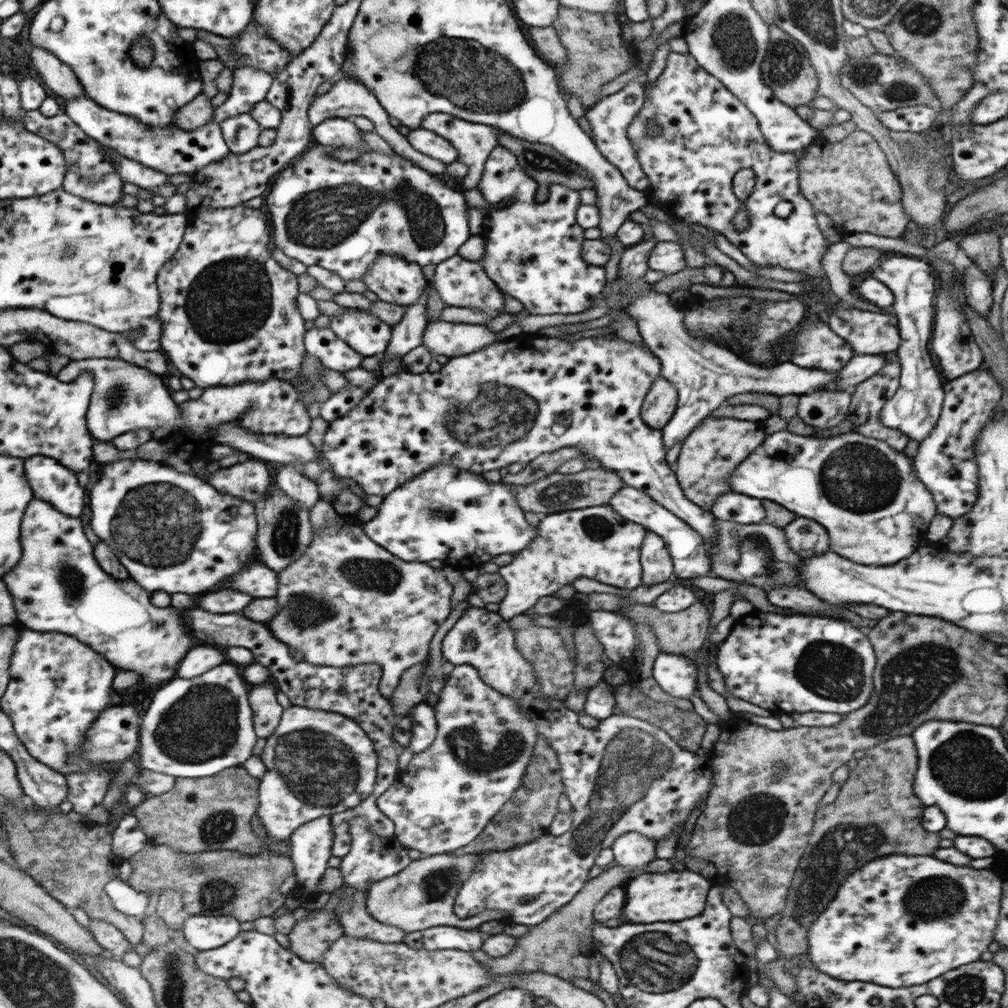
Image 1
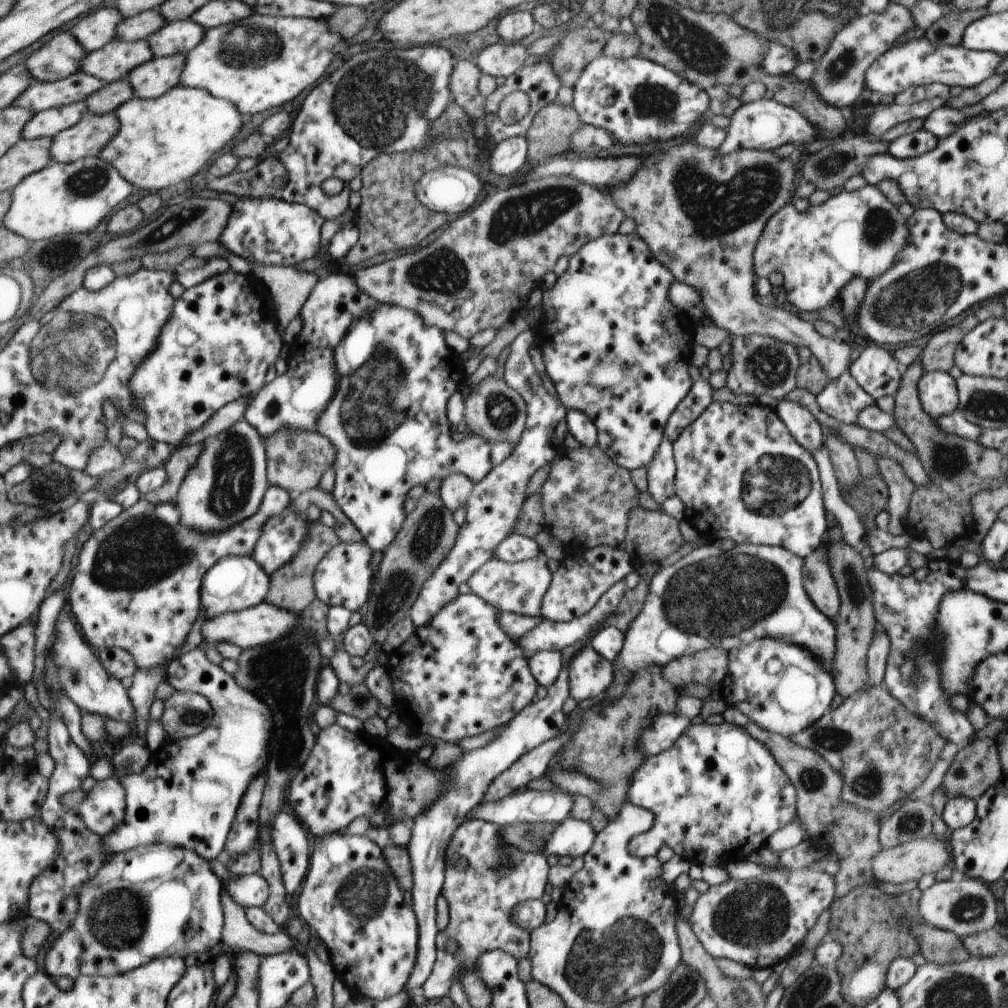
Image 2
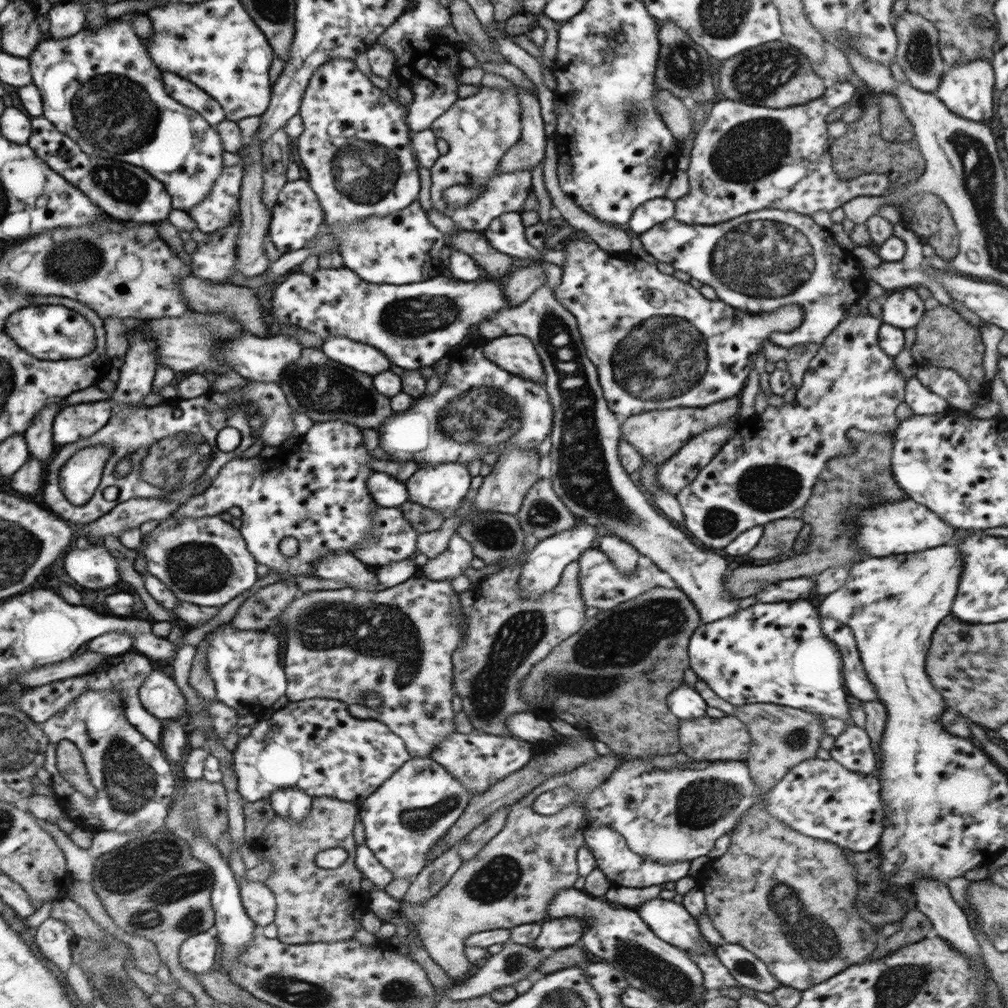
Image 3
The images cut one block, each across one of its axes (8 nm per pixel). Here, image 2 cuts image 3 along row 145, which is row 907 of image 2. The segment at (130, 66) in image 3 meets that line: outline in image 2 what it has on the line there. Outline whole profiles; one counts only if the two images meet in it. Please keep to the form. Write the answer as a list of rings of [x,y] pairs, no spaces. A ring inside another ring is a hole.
[[[151,844],[148,847],[138,847],[122,854],[114,854],[112,860],[106,865],[100,867],[100,872],[88,880],[88,884],[84,884],[83,894],[79,898],[79,916],[75,920],[72,928],[68,928],[66,932],[54,935],[50,940],[52,946],[48,948],[44,965],[46,972],[54,979],[70,978],[75,981],[80,975],[82,976],[114,976],[125,972],[134,971],[139,966],[148,964],[151,960],[164,957],[183,957],[199,954],[204,950],[210,950],[212,946],[216,946],[220,942],[220,932],[222,932],[222,884],[216,878],[214,870],[210,870],[206,859],[199,853],[187,848],[173,847],[169,844]]]

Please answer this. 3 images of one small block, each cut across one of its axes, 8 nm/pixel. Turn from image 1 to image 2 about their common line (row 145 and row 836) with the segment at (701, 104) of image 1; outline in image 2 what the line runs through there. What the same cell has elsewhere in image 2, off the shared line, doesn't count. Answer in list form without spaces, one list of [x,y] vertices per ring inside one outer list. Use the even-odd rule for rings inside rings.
[[[705,720],[701,724],[690,723],[672,748],[649,756],[636,768],[627,800],[654,815],[652,828],[633,836],[628,852],[636,858],[648,858],[657,856],[660,848],[668,847],[691,865],[726,867],[744,861],[766,846],[774,832],[799,819],[796,788],[772,753],[744,728],[726,722],[720,725],[710,725]]]

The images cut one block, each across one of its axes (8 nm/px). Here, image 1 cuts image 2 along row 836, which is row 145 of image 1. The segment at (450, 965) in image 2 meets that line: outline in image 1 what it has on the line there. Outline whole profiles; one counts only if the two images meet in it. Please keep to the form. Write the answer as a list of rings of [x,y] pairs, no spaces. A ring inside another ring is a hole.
[[[433,112],[425,116],[421,127],[449,140],[457,150],[457,161],[468,166],[468,175],[457,185],[457,190],[463,193],[478,187],[488,155],[499,145],[499,136],[503,134],[503,130],[490,125],[462,120],[446,112]]]

